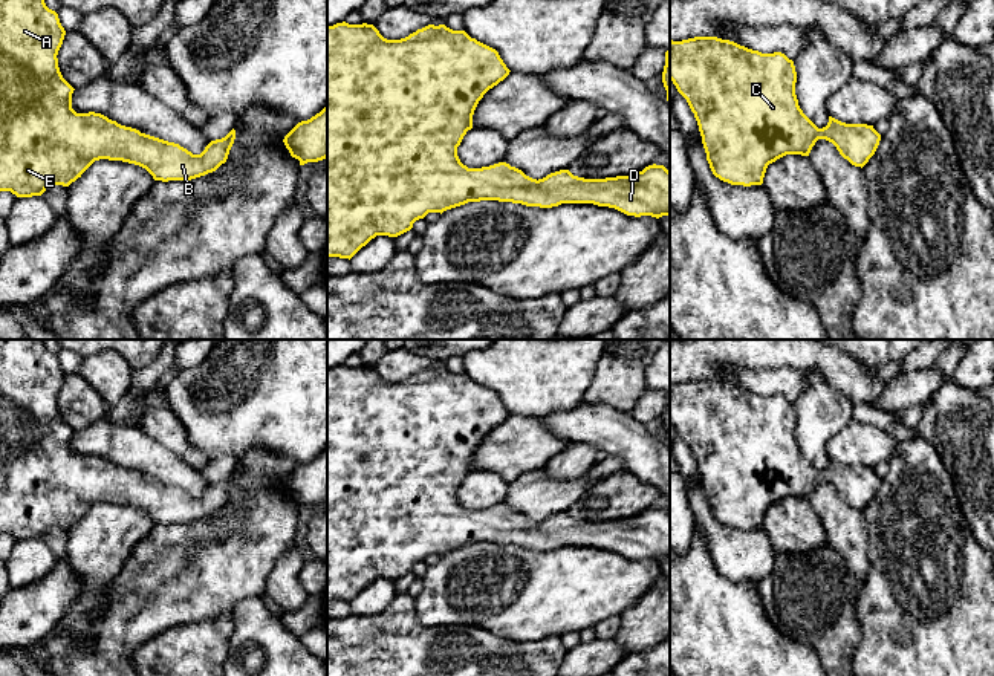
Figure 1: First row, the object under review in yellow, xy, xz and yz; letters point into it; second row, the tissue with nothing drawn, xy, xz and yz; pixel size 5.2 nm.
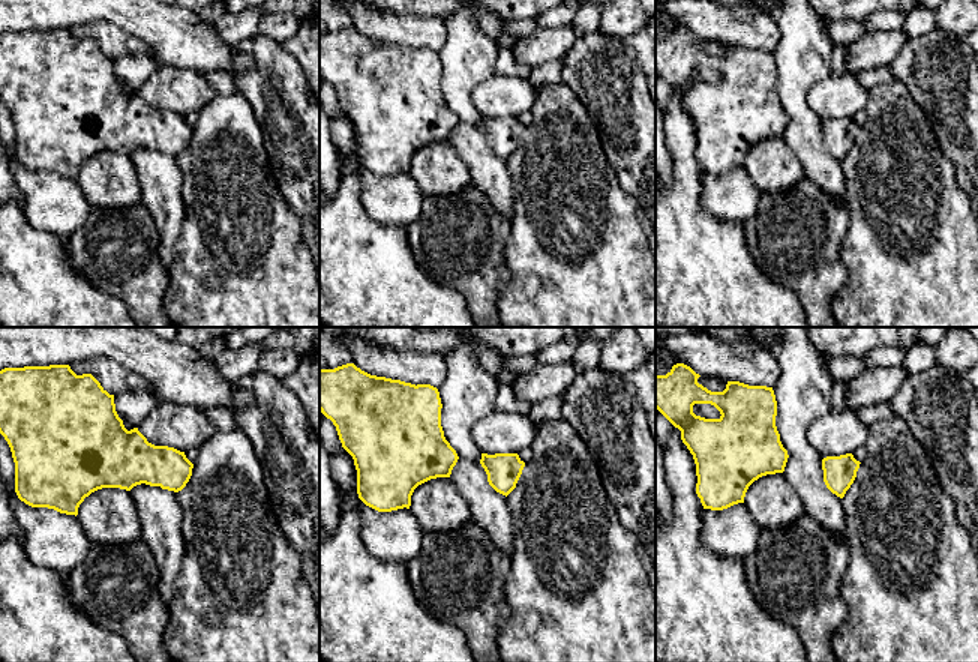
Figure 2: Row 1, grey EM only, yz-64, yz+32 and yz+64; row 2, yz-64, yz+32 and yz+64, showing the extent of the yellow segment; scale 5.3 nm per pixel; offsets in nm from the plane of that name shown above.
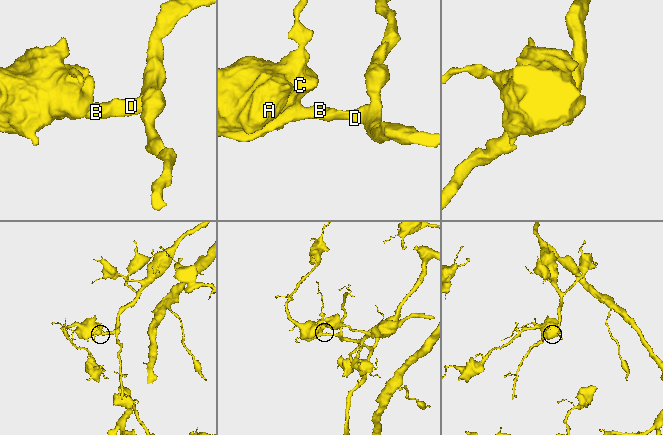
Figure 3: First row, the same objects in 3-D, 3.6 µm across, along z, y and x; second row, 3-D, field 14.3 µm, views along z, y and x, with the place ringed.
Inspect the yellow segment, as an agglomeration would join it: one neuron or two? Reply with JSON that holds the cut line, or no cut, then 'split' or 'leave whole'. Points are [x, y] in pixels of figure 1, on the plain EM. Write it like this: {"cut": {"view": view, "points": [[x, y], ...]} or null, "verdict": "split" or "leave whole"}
{"cut": null, "verdict": "leave whole"}

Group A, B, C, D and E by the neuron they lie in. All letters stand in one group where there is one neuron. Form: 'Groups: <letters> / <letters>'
Groups: A B C D E

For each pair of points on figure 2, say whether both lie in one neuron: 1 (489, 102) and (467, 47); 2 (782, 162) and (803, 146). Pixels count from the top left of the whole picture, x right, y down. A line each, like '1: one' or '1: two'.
1: two
2: two

